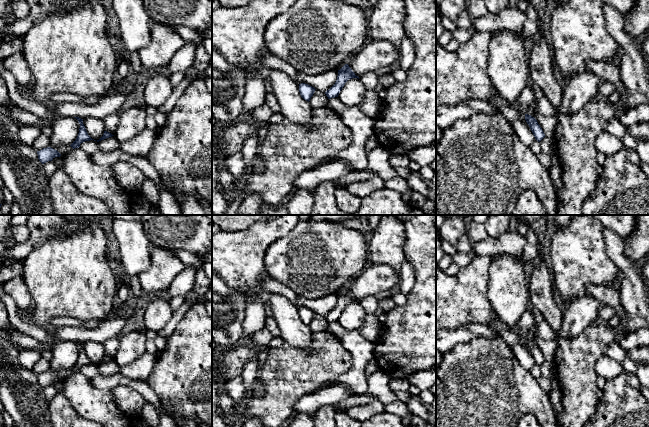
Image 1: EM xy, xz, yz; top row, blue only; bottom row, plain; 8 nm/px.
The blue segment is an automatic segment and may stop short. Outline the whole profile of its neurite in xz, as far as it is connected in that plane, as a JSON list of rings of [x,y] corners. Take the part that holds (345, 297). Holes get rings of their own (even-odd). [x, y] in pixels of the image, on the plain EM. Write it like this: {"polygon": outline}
{"polygon": [[[345,288],[340,294],[338,294],[338,300],[335,308],[325,316],[328,323],[338,321],[340,315],[344,311],[345,307],[352,302],[358,302],[348,288]]]}

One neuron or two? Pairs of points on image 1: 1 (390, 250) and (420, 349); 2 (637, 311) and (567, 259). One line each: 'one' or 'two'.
1: two
2: two

